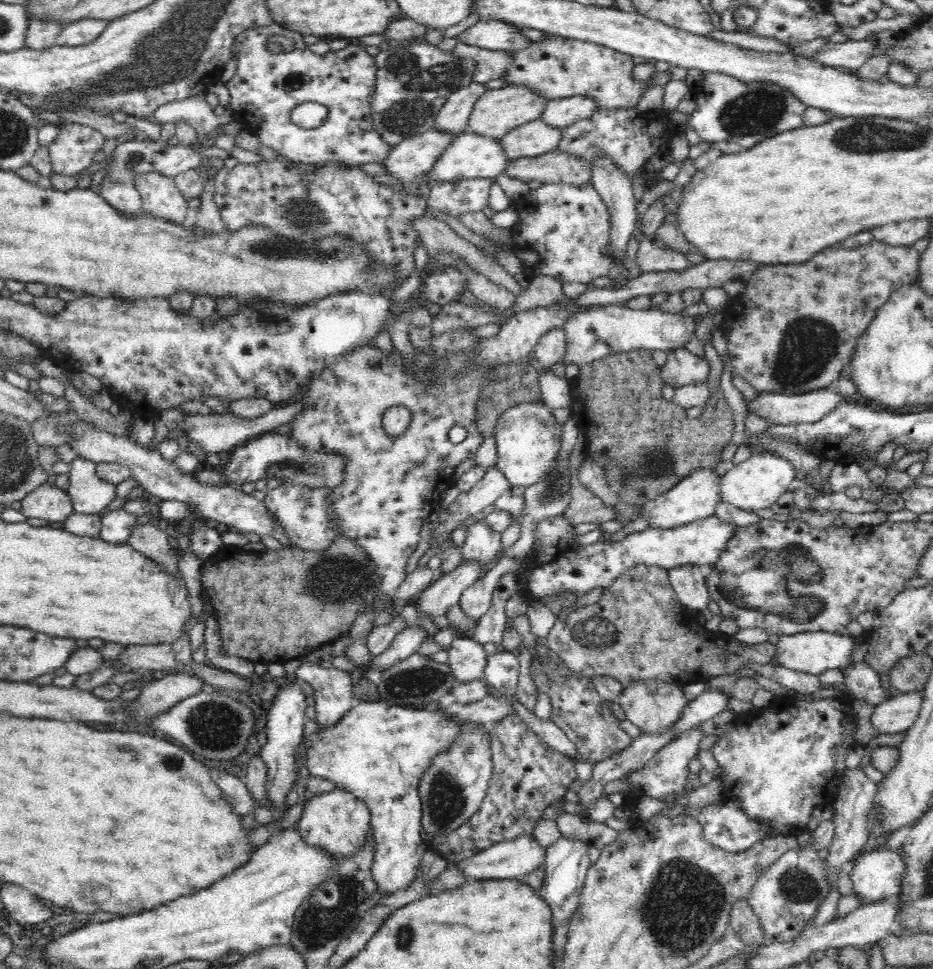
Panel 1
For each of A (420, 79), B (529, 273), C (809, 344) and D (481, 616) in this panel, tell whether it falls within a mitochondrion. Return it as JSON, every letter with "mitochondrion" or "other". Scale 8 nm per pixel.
{"A":"mitochondrion","B":"other","C":"mitochondrion","D":"other"}

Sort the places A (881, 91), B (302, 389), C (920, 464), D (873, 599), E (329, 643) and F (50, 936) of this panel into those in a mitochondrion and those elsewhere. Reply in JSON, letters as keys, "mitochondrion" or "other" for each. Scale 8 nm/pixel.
{"A":"other","B":"other","C":"other","D":"other","E":"other","F":"other"}

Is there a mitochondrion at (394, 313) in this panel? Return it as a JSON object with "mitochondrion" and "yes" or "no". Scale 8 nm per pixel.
{"mitochondrion":"no"}

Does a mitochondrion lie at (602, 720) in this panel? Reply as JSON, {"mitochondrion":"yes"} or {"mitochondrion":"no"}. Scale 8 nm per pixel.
{"mitochondrion":"yes"}

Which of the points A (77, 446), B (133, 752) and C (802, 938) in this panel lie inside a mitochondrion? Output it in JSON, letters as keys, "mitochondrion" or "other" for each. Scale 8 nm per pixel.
{"A":"other","B":"mitochondrion","C":"other"}

